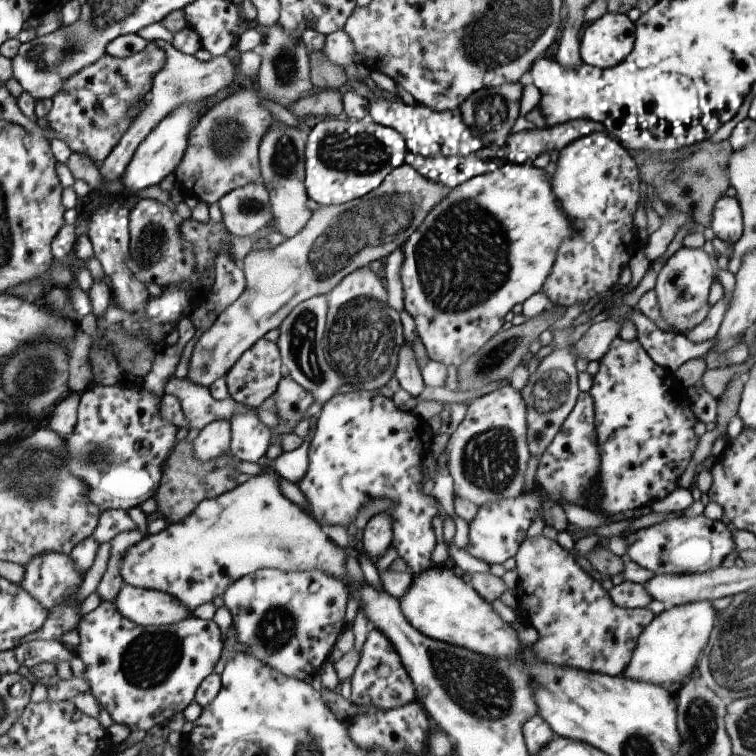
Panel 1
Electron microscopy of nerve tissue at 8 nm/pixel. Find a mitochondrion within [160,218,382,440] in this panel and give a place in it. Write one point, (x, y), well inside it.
(301, 339)

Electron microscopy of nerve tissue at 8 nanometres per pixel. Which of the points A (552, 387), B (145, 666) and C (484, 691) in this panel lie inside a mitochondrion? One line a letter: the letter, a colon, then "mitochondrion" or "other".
A: mitochondrion
B: mitochondrion
C: mitochondrion

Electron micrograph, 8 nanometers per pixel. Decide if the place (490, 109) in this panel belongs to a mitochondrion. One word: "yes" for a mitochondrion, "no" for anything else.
yes

